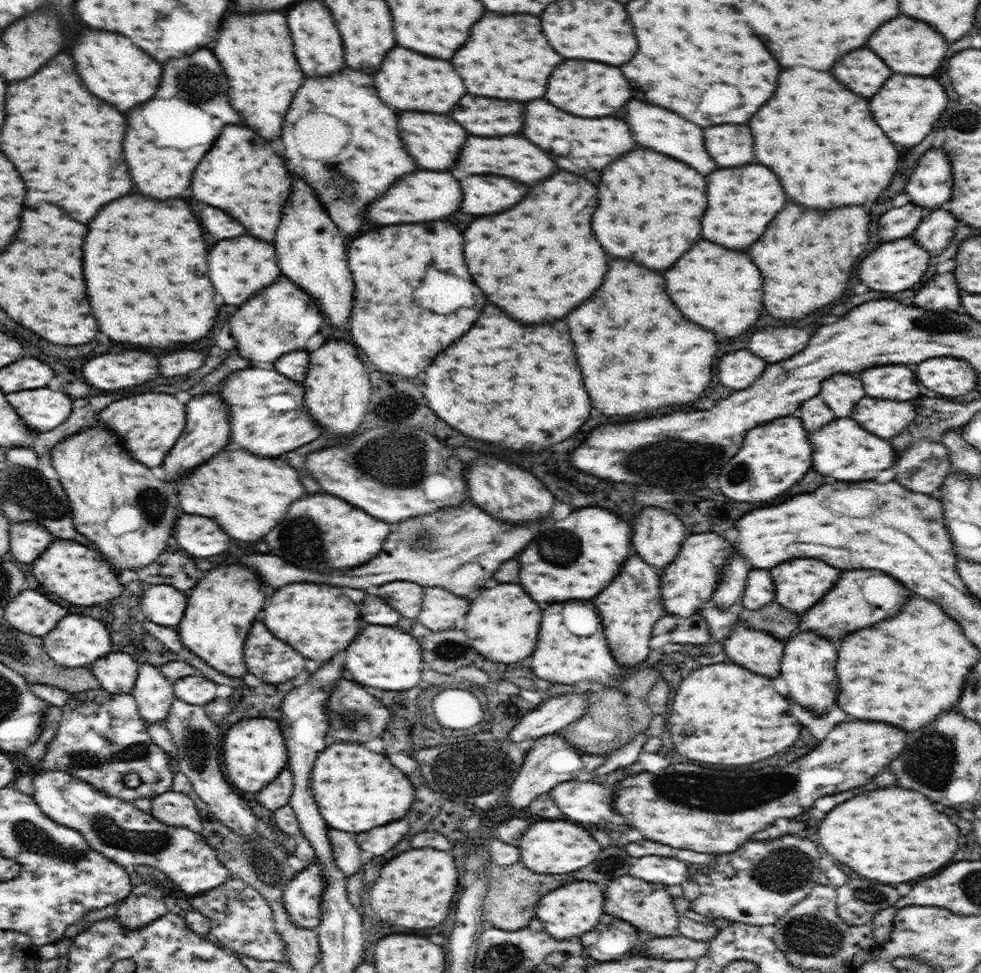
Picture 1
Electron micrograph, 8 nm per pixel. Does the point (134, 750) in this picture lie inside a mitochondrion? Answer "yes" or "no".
yes

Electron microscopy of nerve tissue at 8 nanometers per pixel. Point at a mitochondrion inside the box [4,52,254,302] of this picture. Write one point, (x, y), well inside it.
(207, 86)

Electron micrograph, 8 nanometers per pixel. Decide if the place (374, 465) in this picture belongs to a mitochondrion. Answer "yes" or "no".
yes

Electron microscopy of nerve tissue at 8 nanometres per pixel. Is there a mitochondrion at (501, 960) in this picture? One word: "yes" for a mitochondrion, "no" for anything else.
yes

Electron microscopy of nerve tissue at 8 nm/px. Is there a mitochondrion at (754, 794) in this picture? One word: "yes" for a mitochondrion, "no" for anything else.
yes

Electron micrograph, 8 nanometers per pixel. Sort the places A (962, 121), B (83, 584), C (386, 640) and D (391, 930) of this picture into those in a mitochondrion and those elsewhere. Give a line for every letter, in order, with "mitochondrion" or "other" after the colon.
A: mitochondrion
B: other
C: other
D: other

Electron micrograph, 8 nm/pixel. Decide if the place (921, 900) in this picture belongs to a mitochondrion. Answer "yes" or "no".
no

